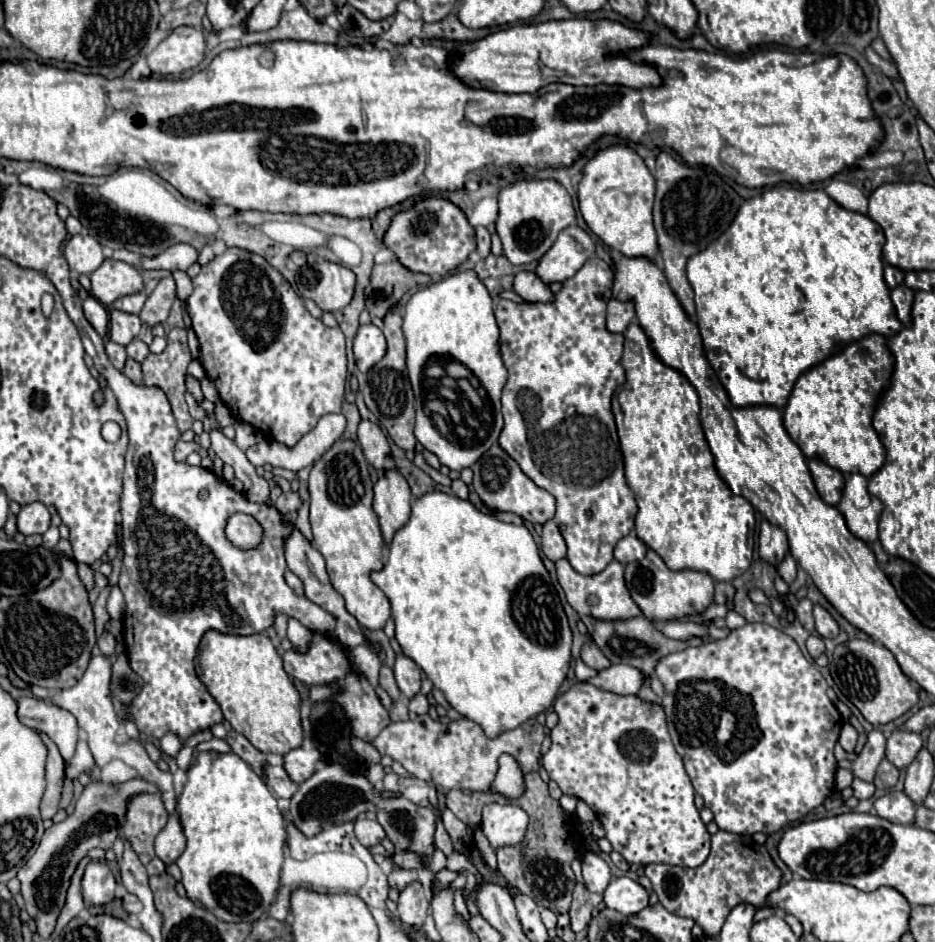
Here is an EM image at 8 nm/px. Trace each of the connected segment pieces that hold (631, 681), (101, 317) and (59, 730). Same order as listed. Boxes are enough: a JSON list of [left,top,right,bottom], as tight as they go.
[[589,665,643,695],[83,297,109,339],[17,697,77,761]]

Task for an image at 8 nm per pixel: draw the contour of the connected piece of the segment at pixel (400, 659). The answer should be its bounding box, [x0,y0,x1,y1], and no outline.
[393,655,421,699]

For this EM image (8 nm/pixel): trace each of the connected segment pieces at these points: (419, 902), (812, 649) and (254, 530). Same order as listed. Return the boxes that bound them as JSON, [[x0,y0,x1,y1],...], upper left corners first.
[[397,881,429,925],[807,635,825,659],[225,513,263,549]]

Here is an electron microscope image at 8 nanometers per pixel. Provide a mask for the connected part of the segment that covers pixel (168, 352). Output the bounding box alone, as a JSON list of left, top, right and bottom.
[141,327,193,433]

